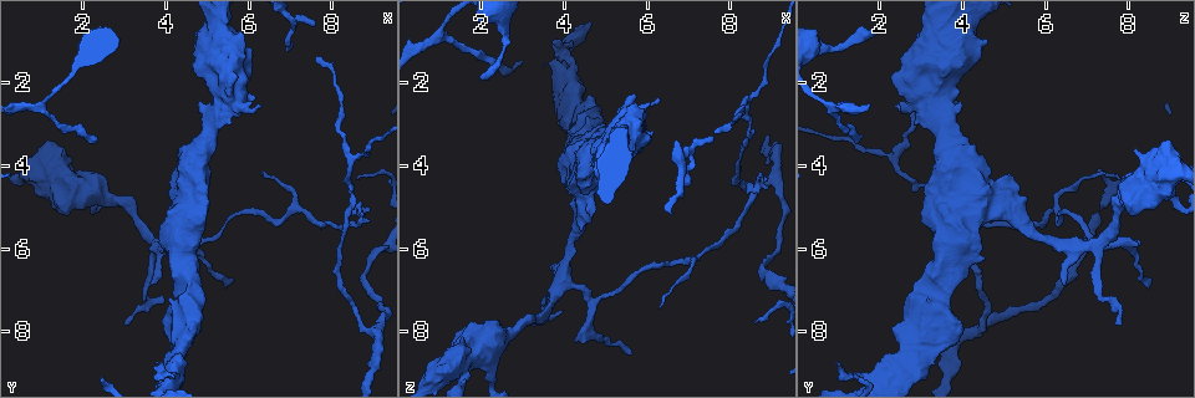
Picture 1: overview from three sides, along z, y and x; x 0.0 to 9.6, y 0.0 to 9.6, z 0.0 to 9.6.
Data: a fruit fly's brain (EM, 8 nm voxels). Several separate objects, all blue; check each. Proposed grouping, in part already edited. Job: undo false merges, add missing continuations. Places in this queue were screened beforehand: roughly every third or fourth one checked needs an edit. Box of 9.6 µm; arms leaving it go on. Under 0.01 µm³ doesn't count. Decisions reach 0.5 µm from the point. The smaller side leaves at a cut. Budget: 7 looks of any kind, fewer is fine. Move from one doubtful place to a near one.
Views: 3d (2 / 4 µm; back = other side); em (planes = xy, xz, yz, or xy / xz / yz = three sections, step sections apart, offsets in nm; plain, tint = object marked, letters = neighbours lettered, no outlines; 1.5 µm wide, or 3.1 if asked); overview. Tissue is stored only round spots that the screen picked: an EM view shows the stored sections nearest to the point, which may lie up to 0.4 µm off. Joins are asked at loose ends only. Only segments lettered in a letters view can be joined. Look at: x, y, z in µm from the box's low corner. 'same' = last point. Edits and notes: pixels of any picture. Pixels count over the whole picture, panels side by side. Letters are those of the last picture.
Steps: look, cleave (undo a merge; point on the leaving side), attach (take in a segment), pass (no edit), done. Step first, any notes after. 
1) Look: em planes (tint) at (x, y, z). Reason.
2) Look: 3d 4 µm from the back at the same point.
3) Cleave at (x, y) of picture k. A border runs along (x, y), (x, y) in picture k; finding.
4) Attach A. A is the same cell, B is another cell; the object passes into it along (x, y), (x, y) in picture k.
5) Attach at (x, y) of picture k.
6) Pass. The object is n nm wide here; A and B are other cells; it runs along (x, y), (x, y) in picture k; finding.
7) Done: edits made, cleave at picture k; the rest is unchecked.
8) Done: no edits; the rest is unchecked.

Look: em planes (letters) at (8.75, 5.25, 4.40). Abrupt turn.

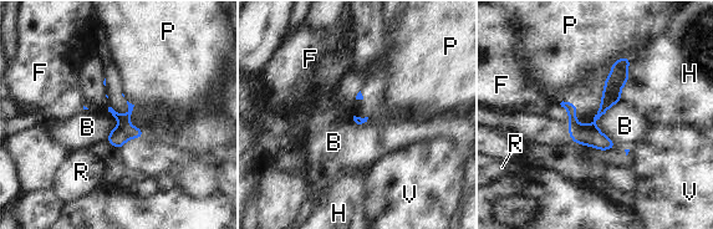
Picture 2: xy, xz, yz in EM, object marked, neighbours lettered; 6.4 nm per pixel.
Pass. The longest contact is with B, 300 nm; B, F, H, P, R and V are other cells; a border runs along (620, 100), (596, 121), (615, 146) in picture 2; one cell here.

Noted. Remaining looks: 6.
Look: em planes (letters) at (2.20, 4.75, 9.05).

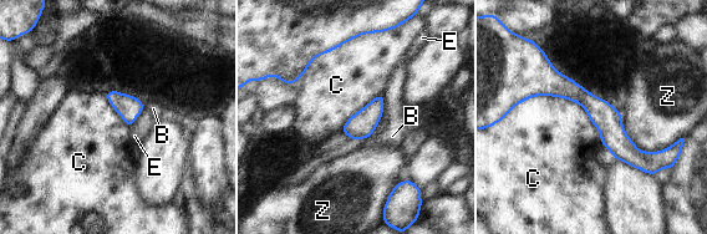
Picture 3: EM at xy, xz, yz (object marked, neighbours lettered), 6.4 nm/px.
Pass. B, C, E and Z are other cells; it runs along (522, 97), (569, 88), (635, 156), (652, 154) in picture 3; one cell here.

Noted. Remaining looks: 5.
Look: 3d 4 µm at (2.35, 3.50, 1.45). Thin end.

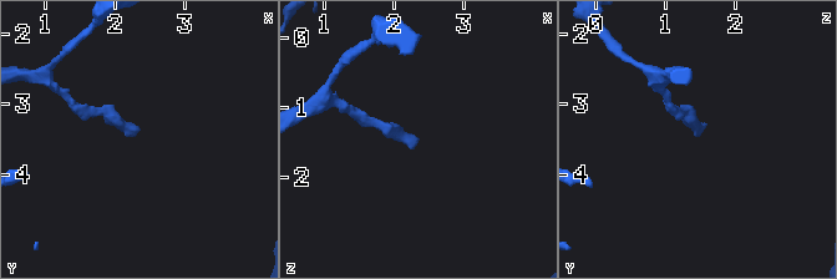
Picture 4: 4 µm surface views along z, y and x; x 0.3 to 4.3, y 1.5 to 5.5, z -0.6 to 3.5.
Look: em yz step 4 (tint) at (2.35, 3.40, 1.45).

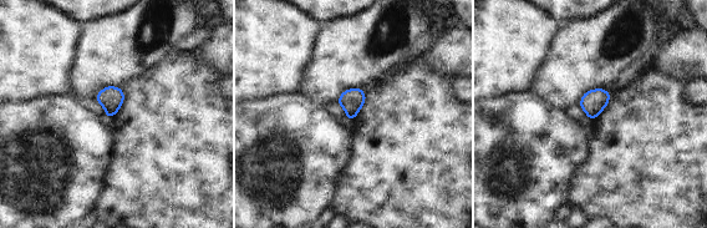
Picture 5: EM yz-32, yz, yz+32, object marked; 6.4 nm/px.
Look: em planes (letters) at the same point. Cut it another way.

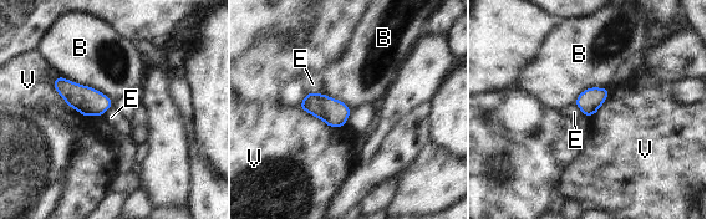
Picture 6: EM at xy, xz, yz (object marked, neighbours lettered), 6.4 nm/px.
Pass. The object is 150 nm wide here; B, E and V are other cells; a border runs along (306, 90), (314, 93), (323, 93) in picture 6; no lettered segment goes on from it.

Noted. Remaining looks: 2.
Done: no edits; the rest is unchecked.

